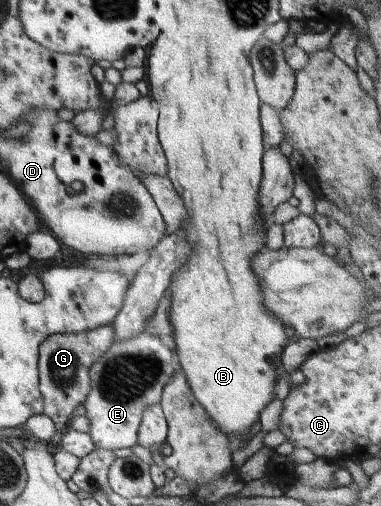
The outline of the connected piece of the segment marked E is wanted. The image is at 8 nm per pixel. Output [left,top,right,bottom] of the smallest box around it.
[82,329,177,452]

